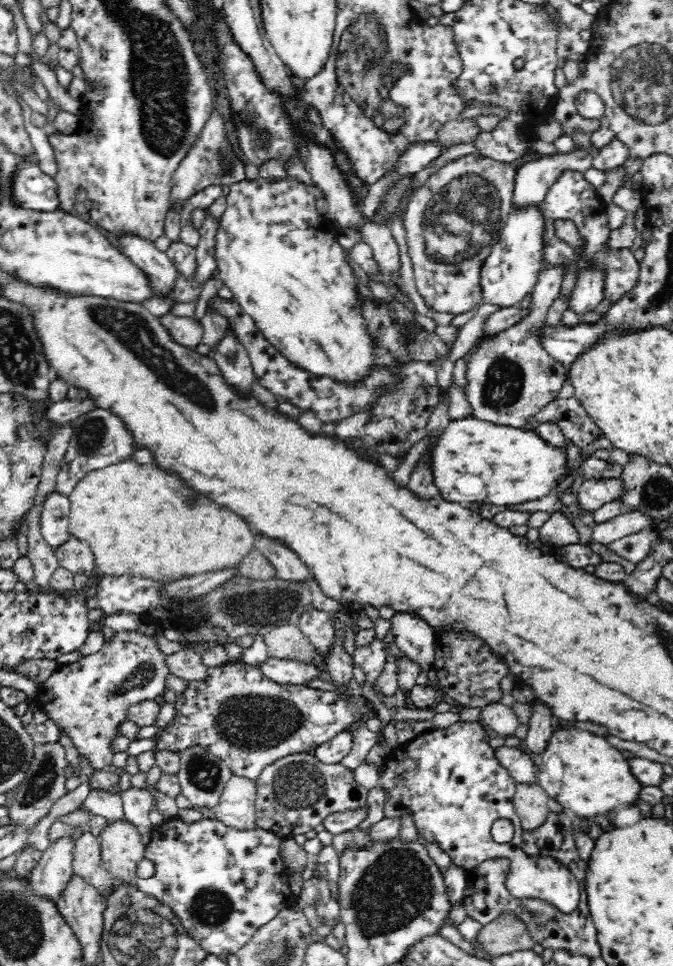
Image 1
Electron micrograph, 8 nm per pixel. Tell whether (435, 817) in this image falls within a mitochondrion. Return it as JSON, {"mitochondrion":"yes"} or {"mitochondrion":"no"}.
{"mitochondrion":"no"}

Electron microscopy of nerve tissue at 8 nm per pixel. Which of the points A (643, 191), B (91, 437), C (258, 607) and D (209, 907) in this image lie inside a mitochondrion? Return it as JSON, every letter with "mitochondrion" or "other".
{"A":"other","B":"mitochondrion","C":"mitochondrion","D":"mitochondrion"}

